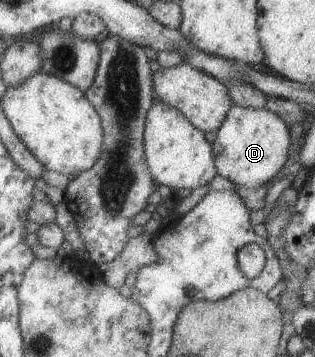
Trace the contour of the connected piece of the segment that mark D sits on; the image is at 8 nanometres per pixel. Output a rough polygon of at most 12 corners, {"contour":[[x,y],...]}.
{"contour":[[231,105],[215,131],[216,174],[257,188],[290,161],[288,126]]}

